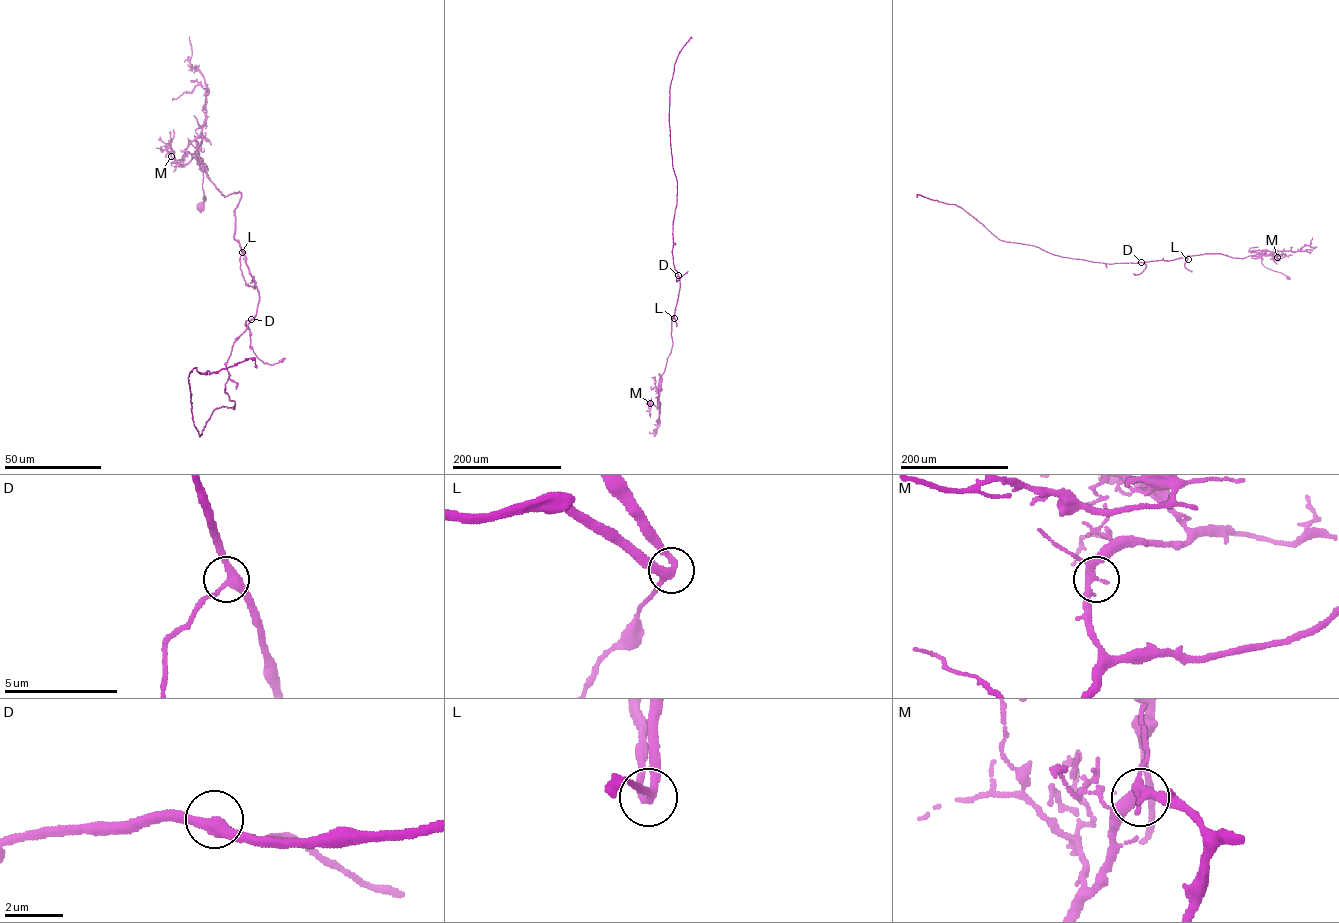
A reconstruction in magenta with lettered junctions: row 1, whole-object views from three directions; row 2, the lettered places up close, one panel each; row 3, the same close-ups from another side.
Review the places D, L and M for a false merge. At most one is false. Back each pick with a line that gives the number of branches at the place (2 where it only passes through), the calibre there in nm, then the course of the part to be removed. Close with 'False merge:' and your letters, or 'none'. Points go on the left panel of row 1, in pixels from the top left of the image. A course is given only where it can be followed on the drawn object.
False merge: none

